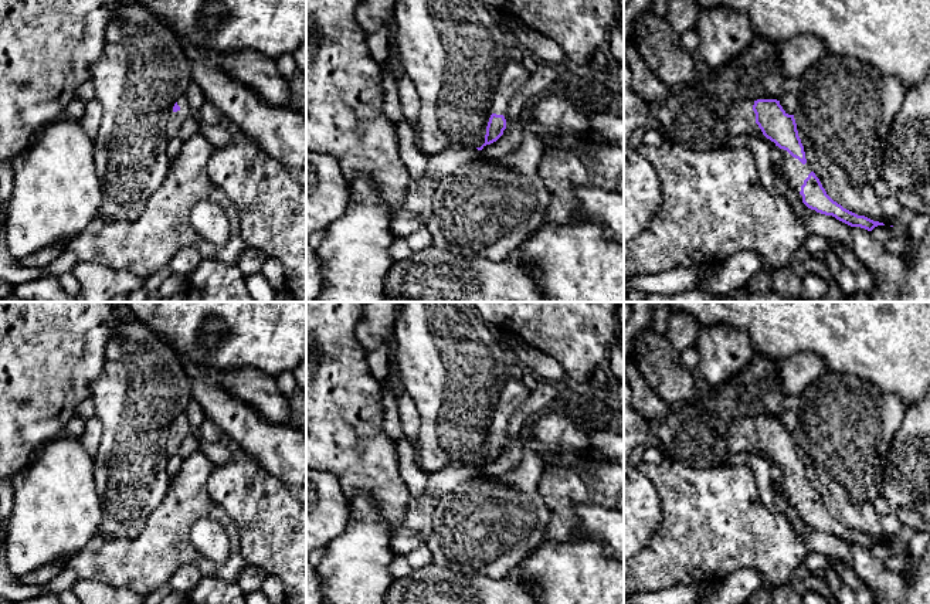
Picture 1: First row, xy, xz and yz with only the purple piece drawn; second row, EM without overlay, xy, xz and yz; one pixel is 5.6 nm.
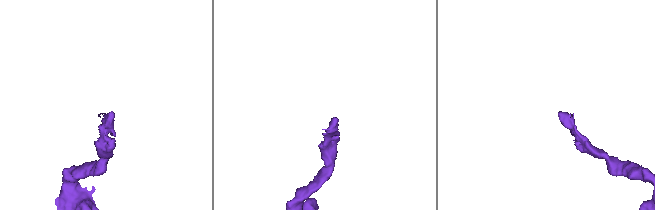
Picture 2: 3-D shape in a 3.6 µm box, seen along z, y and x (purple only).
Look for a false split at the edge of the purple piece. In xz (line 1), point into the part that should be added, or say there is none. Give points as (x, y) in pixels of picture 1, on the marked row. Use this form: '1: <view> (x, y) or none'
1: xz (515, 75)

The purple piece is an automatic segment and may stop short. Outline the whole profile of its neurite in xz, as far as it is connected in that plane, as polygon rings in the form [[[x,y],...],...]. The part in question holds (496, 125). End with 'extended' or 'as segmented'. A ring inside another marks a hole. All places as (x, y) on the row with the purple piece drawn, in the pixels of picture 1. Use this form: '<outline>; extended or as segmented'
[[[512,60],[506,64],[492,101],[492,115],[486,126],[485,143],[476,147],[478,150],[496,142],[503,135],[506,129],[506,119],[503,115],[508,112],[508,105],[512,96],[526,84],[529,77],[530,72],[526,69],[525,64]]]; extended

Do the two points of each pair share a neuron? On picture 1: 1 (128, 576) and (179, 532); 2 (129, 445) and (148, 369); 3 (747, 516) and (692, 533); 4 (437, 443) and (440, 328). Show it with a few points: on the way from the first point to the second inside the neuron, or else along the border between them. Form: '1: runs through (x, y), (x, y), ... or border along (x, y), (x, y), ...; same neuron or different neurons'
1: runs through (141, 565), (148, 562), (166, 543); same neuron
2: runs through (136, 427), (138, 397), (143, 387); same neuron
3: runs through (733, 525), (713, 525), (706, 532); same neuron
4: runs through (440, 414), (440, 356); same neuron

